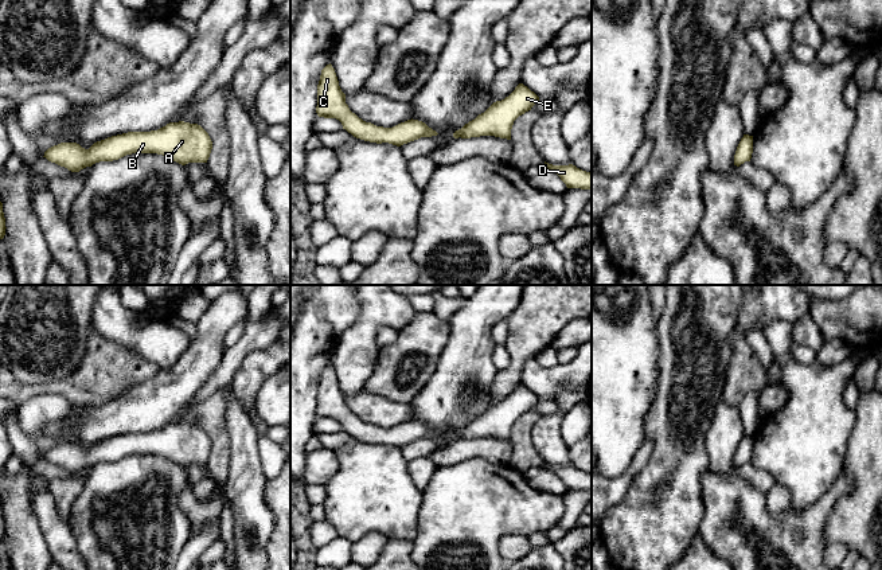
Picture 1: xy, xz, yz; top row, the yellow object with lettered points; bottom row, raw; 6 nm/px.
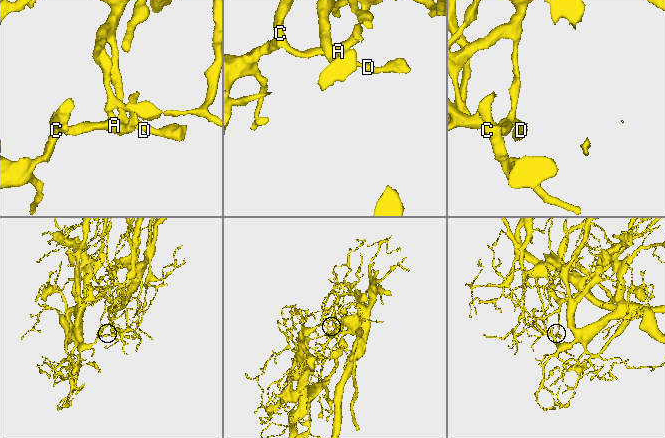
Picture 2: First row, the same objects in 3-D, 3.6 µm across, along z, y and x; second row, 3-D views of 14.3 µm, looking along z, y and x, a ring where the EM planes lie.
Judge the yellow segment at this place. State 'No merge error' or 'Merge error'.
Merge error

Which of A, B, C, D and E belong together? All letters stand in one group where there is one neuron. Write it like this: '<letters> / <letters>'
A B D E / C

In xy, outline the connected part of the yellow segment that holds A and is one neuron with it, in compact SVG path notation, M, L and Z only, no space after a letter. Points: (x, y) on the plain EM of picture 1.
M169 423L151 433L128 433L94 444L87 452L93 465L132 454L157 454L182 466L207 464L212 450L208 434L198 425Z

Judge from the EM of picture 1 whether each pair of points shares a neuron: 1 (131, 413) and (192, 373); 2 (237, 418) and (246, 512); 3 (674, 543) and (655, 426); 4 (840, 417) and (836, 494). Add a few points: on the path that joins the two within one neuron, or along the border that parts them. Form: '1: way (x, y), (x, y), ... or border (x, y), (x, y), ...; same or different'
1: way (145, 408), (178, 386); same
2: way (244, 441), (245, 490); same
3: way (674, 514), (674, 456); same
4: border (843, 467), (834, 484), (818, 500); different

